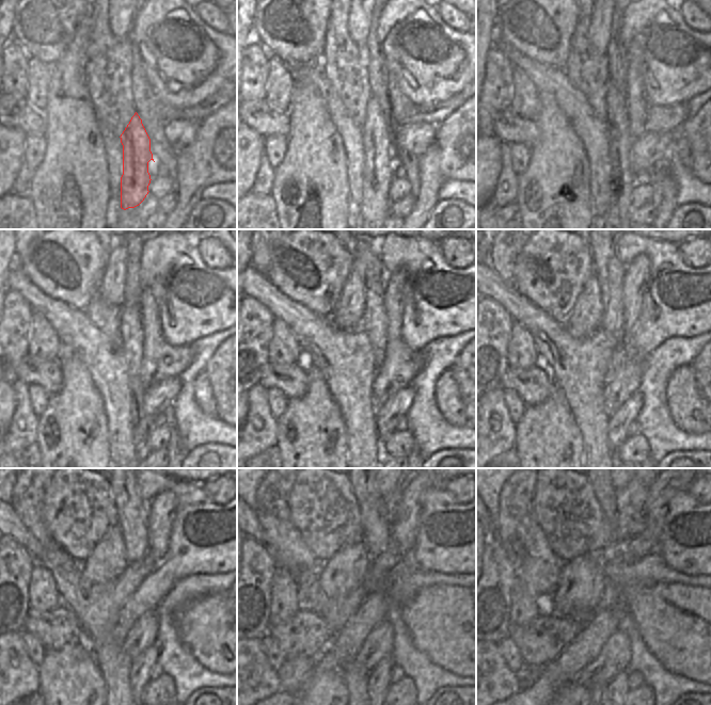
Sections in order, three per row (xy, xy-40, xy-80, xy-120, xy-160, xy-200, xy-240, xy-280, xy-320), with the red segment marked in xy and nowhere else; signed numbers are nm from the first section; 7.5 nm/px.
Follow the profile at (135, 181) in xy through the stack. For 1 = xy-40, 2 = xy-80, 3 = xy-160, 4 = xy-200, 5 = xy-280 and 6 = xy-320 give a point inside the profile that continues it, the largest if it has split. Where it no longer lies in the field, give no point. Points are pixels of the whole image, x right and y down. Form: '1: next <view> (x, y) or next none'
1: next xy-40 (378, 173)
2: next xy-80 (619, 141)
3: next xy-160 (374, 322)
4: next xy-200 (610, 271)
5: next xy-280 (373, 516)
6: next xy-320 (604, 492)

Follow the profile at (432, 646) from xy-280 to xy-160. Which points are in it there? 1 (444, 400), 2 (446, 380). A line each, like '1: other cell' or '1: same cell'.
1: same cell
2: same cell

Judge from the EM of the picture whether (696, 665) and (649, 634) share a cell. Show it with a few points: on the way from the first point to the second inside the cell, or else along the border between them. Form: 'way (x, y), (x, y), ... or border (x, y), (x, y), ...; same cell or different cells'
way (684, 653), (678, 653), (661, 637); same cell

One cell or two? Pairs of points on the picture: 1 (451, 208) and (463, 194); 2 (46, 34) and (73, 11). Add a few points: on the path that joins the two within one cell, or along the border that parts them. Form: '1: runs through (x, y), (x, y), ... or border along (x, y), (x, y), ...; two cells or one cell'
1: border along (439, 199), (462, 199), (464, 202); two cells
2: runs through (51, 27), (65, 13); one cell

